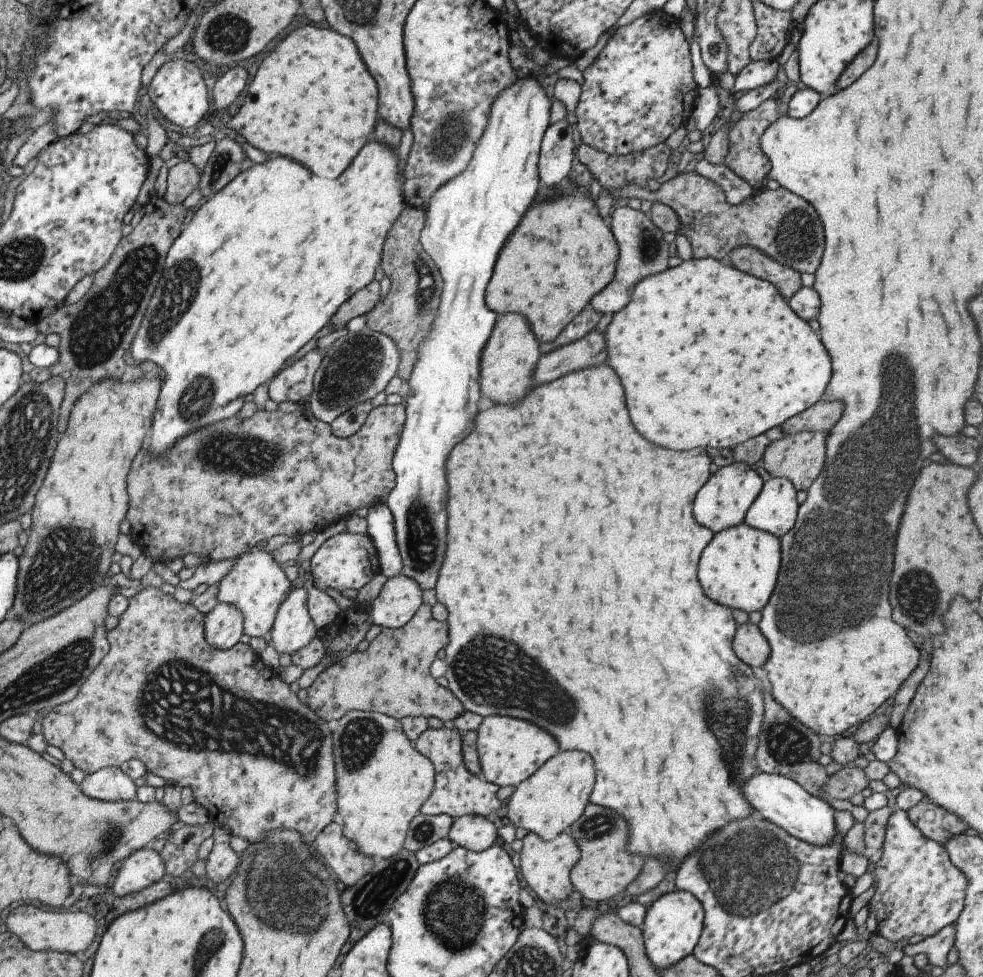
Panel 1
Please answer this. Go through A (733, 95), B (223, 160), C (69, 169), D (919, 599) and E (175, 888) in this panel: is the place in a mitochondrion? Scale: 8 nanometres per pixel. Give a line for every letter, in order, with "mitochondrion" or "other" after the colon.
A: other
B: mitochondrion
C: other
D: mitochondrion
E: other

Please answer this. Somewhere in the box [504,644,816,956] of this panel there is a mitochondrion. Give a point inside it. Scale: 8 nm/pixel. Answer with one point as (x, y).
(748, 871)

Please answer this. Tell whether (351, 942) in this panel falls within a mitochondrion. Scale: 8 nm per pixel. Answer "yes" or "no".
no

